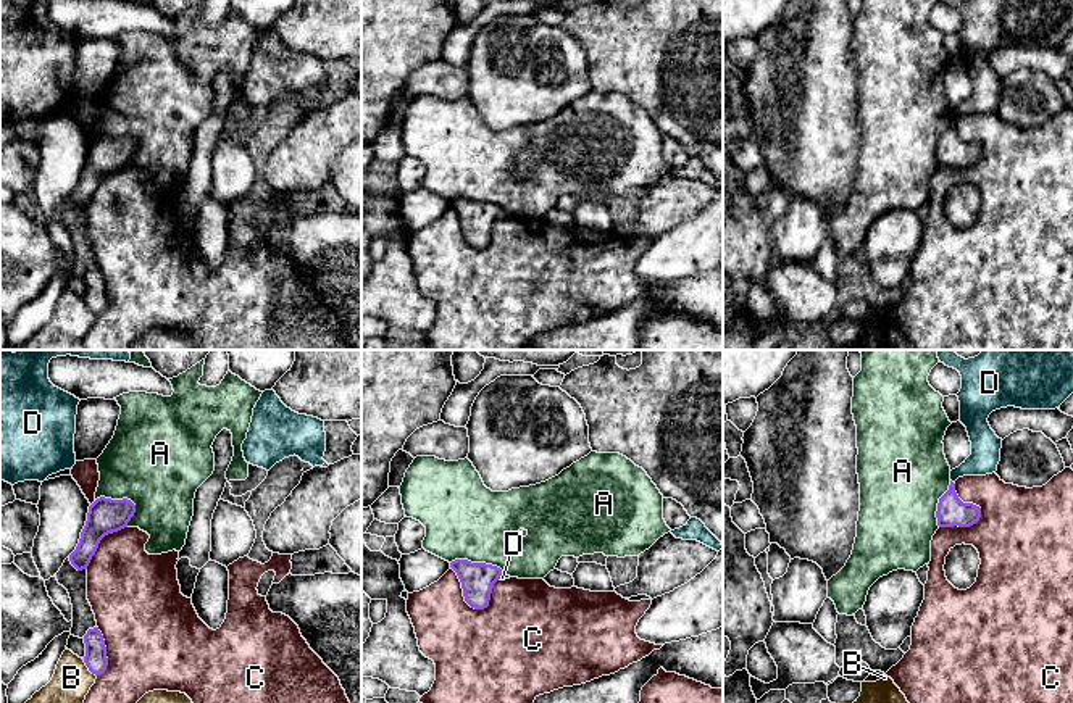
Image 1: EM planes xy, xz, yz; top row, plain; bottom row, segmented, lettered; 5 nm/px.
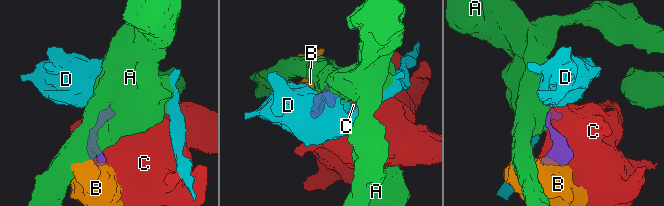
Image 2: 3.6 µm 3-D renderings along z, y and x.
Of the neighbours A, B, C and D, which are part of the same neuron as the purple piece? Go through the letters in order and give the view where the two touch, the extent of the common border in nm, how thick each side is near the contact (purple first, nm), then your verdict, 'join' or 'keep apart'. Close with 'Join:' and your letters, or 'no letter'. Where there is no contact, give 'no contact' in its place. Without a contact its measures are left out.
A: xy | 220 nm | 180/440 nm | keep apart
B: xy | 110 nm | 110/190 nm | keep apart
C: yz | 240 nm | 140/380 nm | keep apart
D: xz | 50 nm | 160/30 nm | join
Join: D

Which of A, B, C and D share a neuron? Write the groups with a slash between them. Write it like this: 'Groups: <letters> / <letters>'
Groups: A / B / C / D

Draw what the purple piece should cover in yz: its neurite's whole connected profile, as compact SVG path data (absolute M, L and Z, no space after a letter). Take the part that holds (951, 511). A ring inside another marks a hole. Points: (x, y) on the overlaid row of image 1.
M950 480L949 490L939 498L936 518L939 527L970 527L979 521L981 508L963 503L955 492L955 484Z

